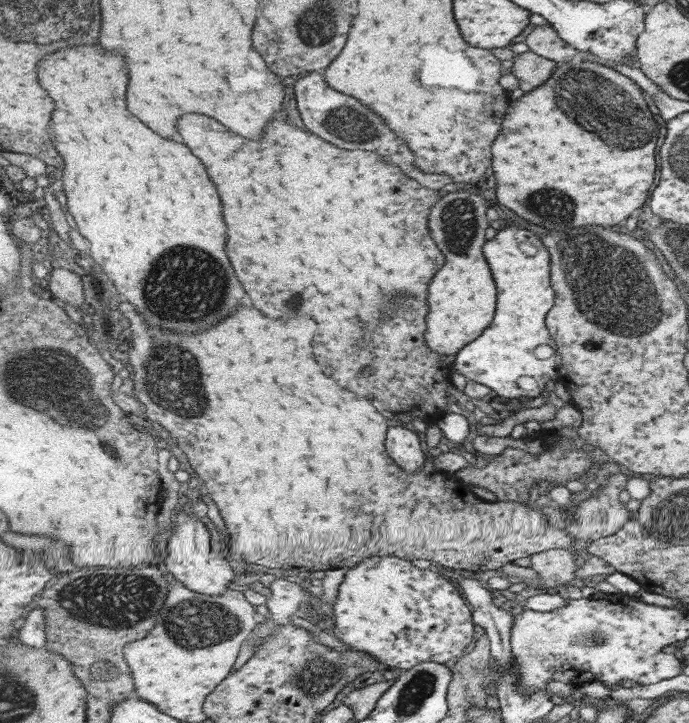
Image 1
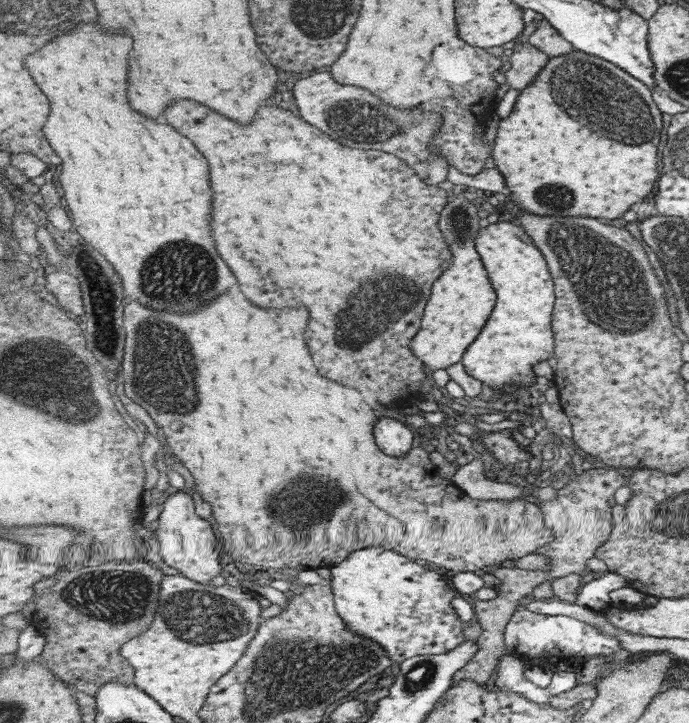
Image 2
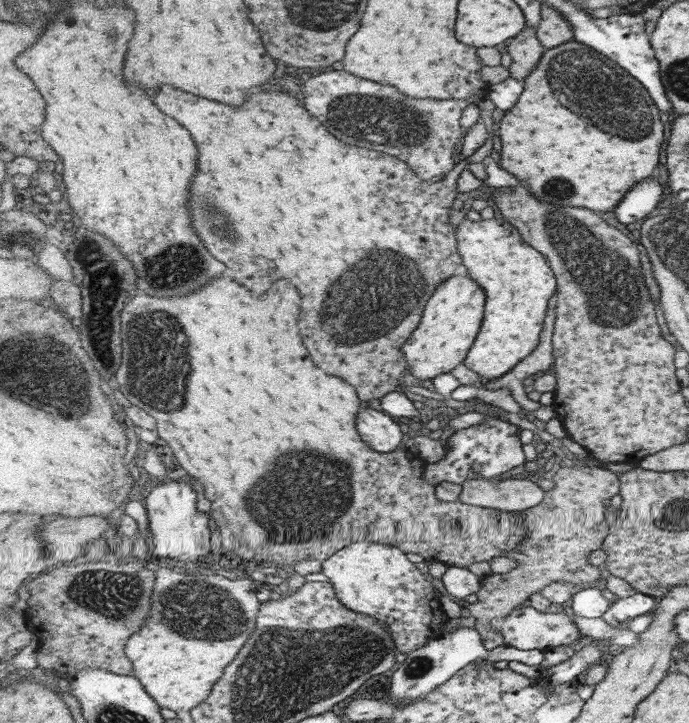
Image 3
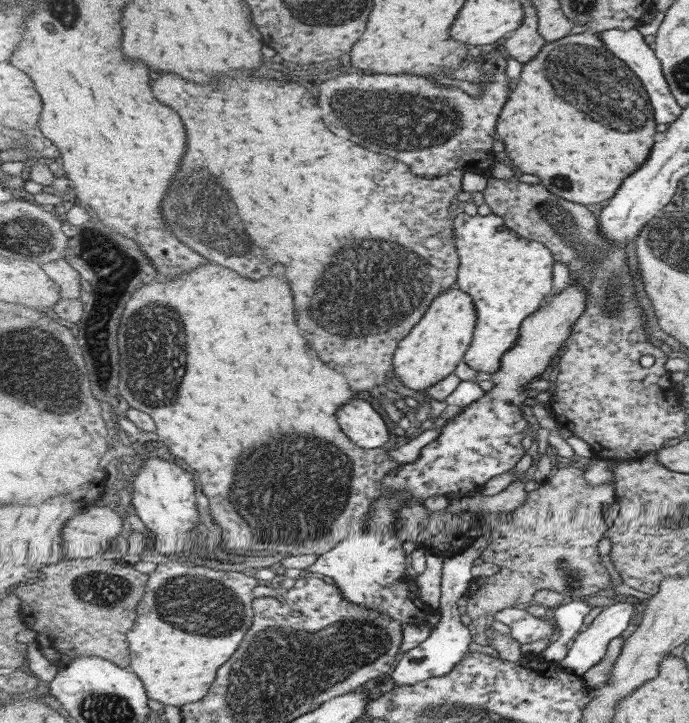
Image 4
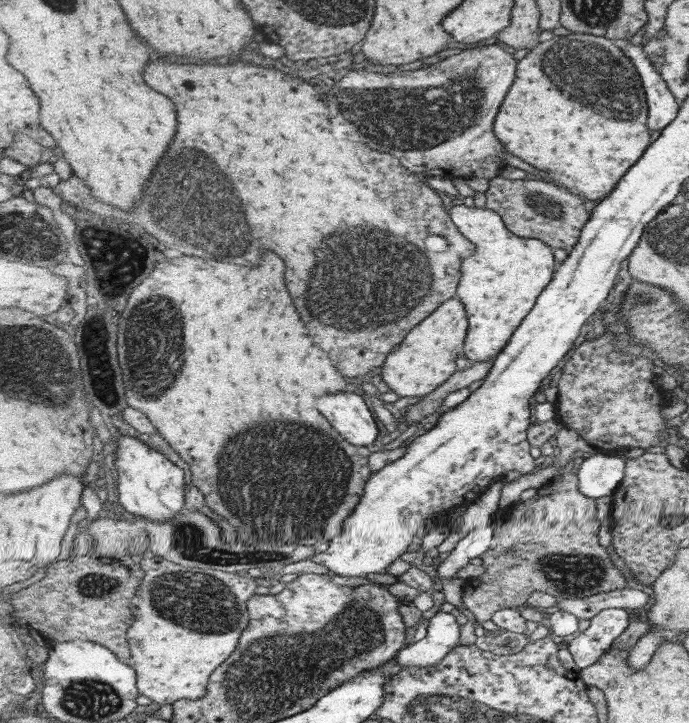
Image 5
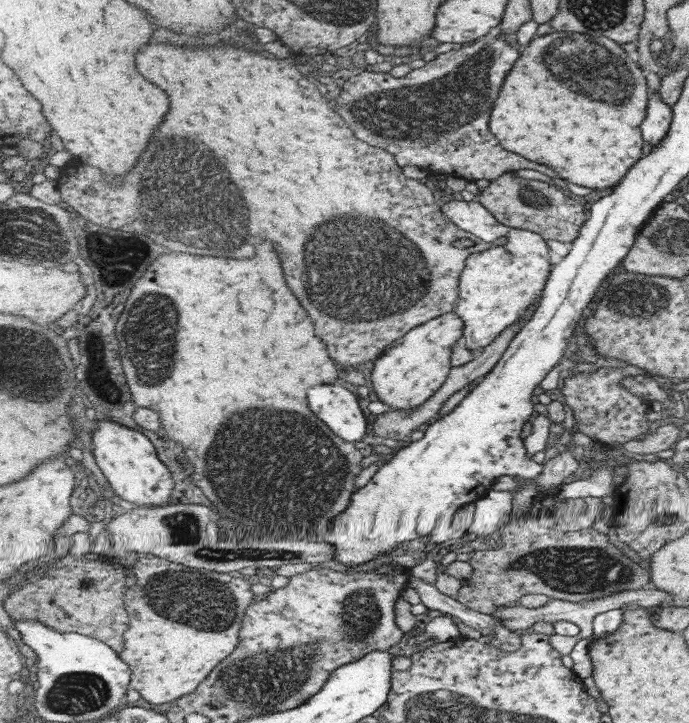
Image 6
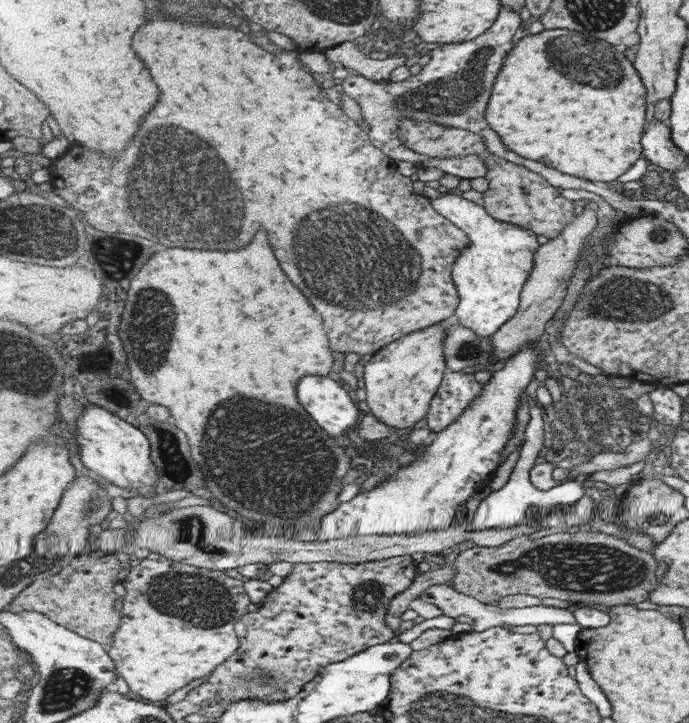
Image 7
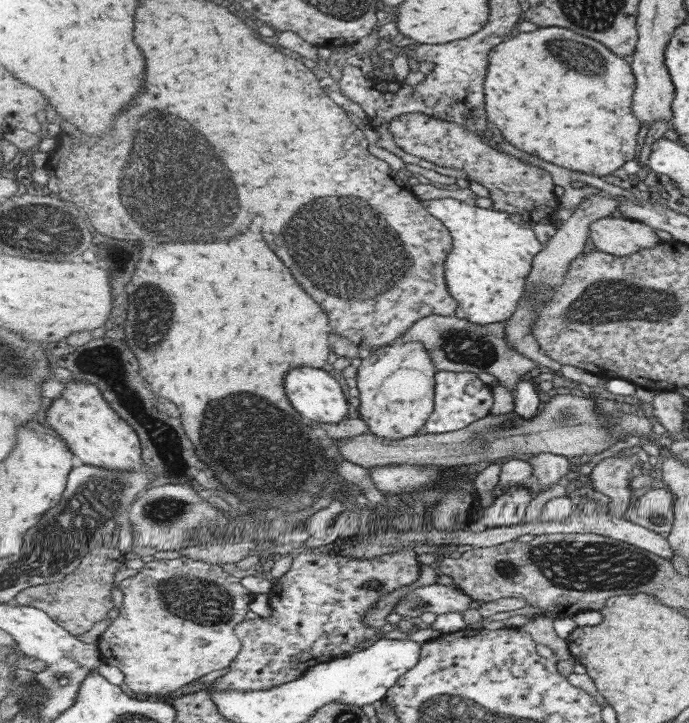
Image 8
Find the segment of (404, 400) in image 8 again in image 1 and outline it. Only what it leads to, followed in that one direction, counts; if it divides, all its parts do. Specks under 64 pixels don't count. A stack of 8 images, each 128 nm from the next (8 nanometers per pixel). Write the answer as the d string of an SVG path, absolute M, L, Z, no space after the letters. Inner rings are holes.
M476 188L443 194L431 212L431 236L447 258L444 267L431 282L431 316L427 318L427 345L436 353L451 356L454 360L459 351L490 328L497 306L498 285L494 273L483 252L487 240L487 199L479 196Z

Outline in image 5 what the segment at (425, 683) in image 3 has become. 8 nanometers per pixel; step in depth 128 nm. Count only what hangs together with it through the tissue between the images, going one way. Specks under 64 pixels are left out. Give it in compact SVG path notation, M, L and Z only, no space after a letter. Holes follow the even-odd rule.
M485 527L472 530L465 535L449 552L444 556L444 561L438 566L438 576L440 581L443 578L459 578L459 572L469 564L473 558L479 558L481 554L485 554L485 550L492 548L493 530L491 527ZM438 611L430 617L425 636L416 642L408 642L398 652L398 664L402 668L427 668L441 664L455 647L461 646L461 624L455 614L454 611Z

